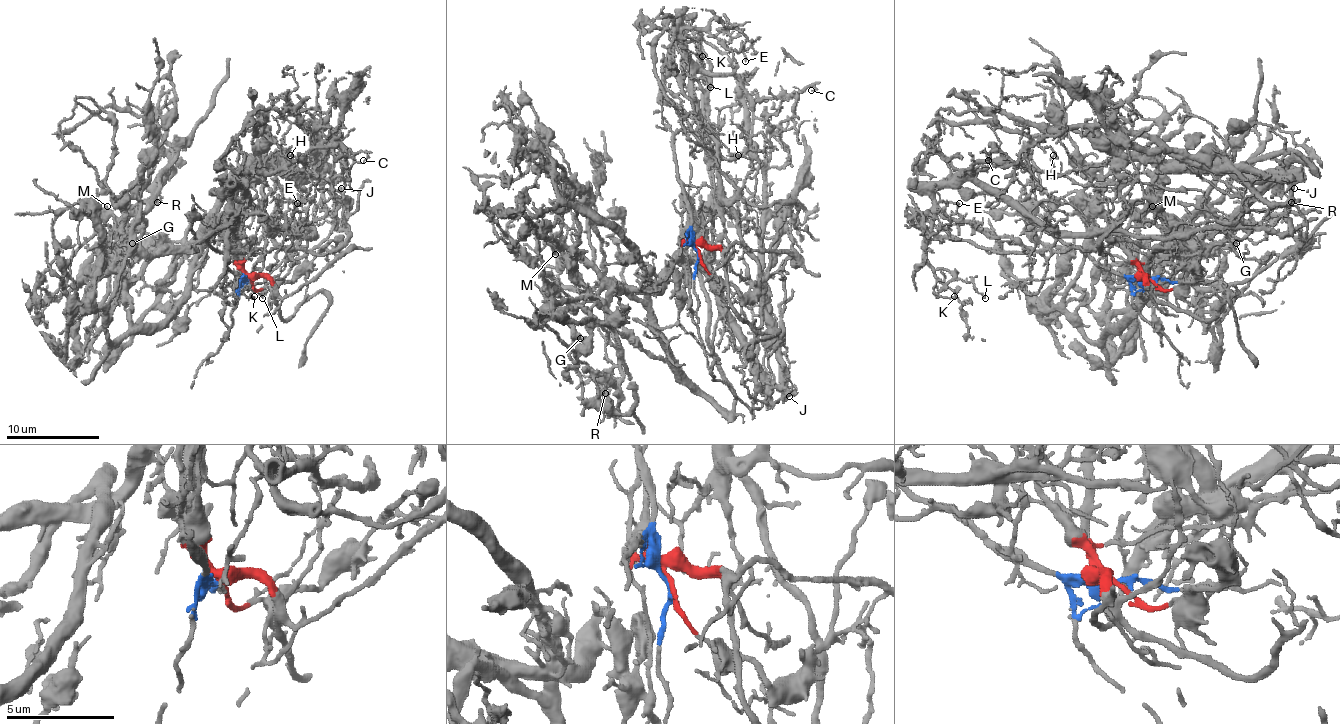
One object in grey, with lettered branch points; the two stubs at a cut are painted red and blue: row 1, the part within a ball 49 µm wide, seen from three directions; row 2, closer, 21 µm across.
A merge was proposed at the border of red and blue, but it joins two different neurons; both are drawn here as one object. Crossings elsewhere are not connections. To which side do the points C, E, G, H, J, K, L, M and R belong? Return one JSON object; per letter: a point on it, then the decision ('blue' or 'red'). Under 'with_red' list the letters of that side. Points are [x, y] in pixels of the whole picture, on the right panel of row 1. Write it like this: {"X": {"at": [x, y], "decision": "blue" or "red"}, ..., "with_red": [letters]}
{"C": {"at": [988, 160], "decision": "blue"}, "E": {"at": [959, 203], "decision": "blue"}, "G": {"at": [1236, 243], "decision": "red"}, "H": {"at": [1053, 155], "decision": "blue"}, "J": {"at": [1294, 188], "decision": "red"}, "K": {"at": [954, 296], "decision": "blue"}, "L": {"at": [985, 298], "decision": "blue"}, "M": {"at": [1152, 206], "decision": "red"}, "R": {"at": [1291, 202], "decision": "red"}, "with_red": ["G", "J", "M", "R"]}

